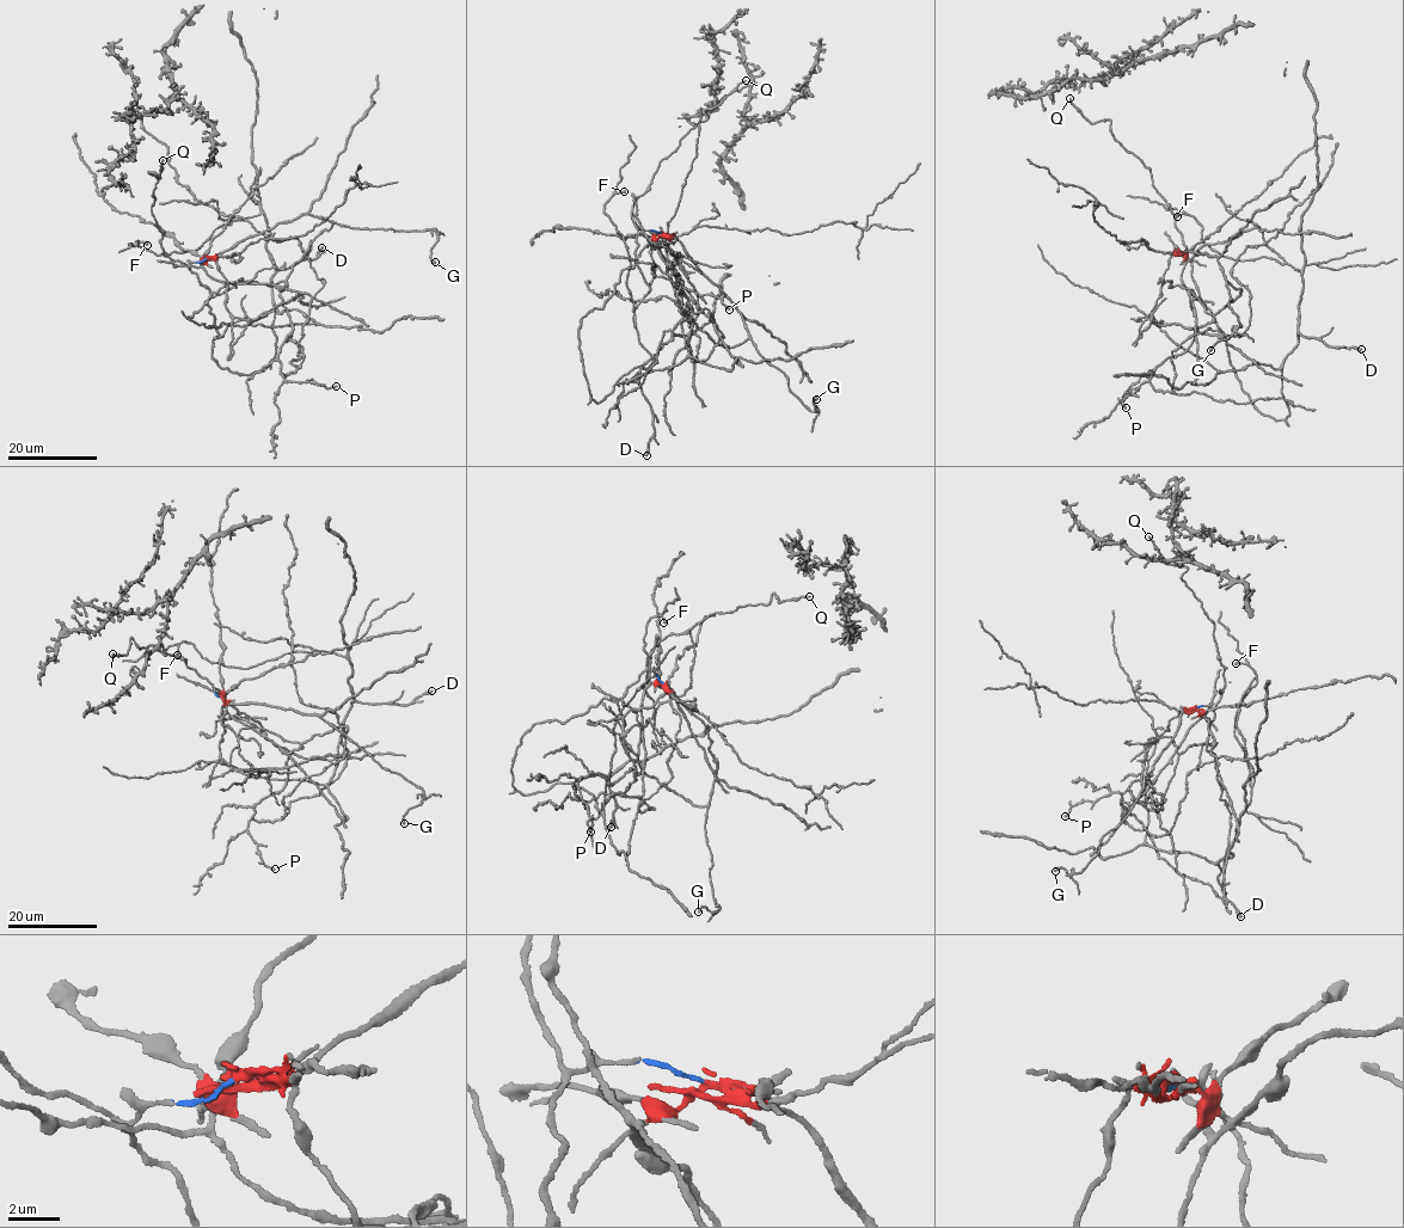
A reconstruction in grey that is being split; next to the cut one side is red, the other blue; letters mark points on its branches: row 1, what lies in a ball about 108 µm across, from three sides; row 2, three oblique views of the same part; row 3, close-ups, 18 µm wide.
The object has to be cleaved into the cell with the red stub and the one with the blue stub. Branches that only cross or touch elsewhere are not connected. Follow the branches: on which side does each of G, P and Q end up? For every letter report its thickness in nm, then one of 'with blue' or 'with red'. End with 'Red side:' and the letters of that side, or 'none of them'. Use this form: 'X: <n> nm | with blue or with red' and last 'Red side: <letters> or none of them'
G: 360 nm | with red
P: 220 nm | with red
Q: 140 nm | with blue
Red side: G, P

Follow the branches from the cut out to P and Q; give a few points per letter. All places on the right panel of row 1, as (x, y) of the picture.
P: (1179, 252), (1188, 262), (1185, 287), (1213, 317), (1195, 330), (1191, 344), (1170, 356), (1122, 401), (1126, 407)
Q: (1179, 252), (1188, 255), (1175, 214), (1154, 186), (1151, 171), (1115, 140), (1109, 121), (1092, 123), (1070, 98)

